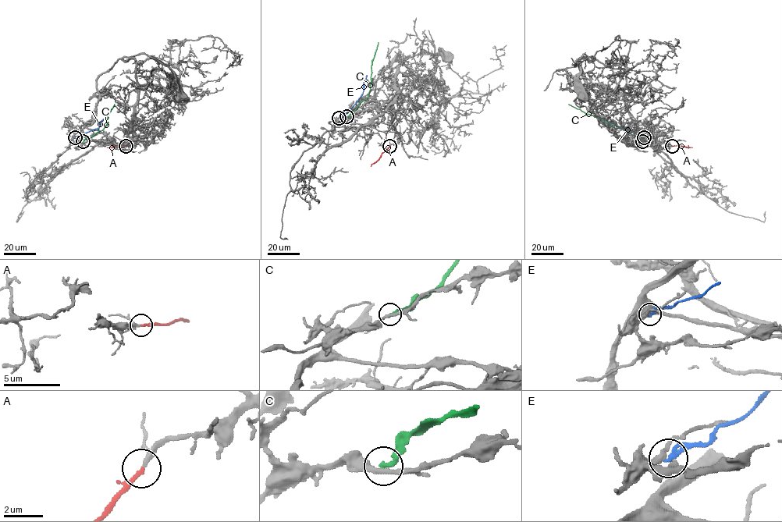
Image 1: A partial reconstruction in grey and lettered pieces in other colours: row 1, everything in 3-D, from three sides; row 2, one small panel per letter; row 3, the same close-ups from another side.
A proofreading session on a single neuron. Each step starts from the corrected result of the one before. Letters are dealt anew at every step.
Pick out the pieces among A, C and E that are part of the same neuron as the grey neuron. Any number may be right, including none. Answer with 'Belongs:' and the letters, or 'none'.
Belongs: A

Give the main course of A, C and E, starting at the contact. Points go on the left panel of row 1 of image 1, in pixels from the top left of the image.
A: (126, 146), (107, 147)
C: (82, 142), (106, 126), (108, 115), (114, 104)
E: (75, 137), (97, 129), (99, 122), (103, 119)

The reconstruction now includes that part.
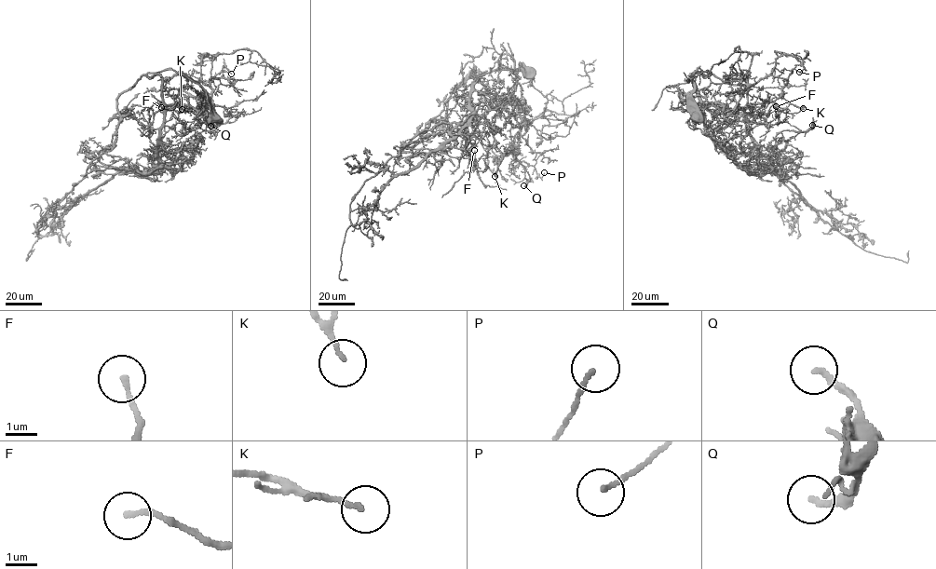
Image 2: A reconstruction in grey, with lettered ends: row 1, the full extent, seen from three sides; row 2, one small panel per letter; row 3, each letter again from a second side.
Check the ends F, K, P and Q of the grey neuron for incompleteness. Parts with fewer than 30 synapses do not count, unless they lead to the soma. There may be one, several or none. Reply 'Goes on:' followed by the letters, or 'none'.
Goes on: none

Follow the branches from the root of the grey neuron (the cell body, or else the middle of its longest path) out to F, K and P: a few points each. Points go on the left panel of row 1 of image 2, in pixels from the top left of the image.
F: (214, 117), (201, 86), (172, 70), (156, 73), (163, 105), (158, 159), (147, 129), (161, 107)
K: (214, 117), (201, 86), (156, 73), (166, 104), (209, 107), (183, 91), (182, 109)
P: (214, 117), (201, 86), (156, 74), (166, 104), (204, 114), (213, 105), (201, 77), (231, 74)

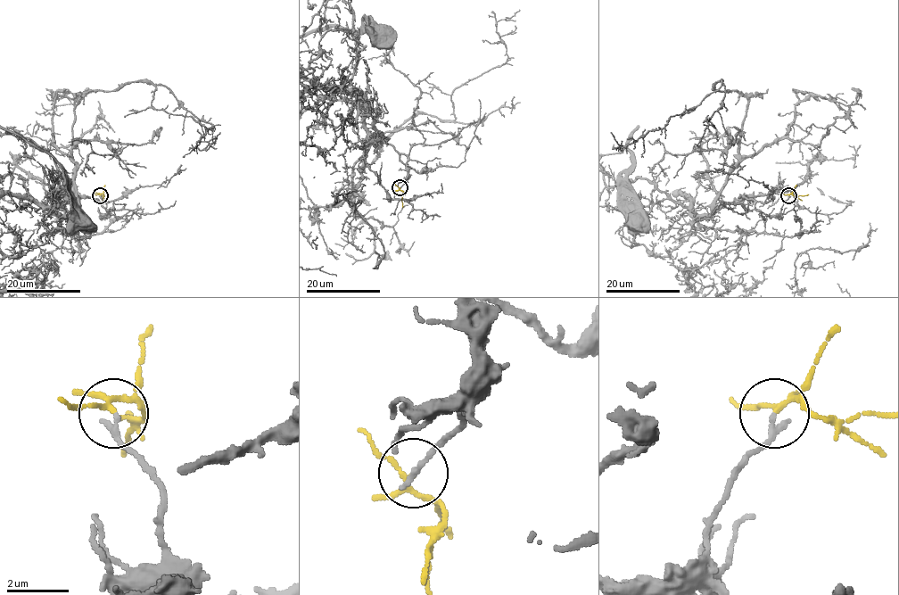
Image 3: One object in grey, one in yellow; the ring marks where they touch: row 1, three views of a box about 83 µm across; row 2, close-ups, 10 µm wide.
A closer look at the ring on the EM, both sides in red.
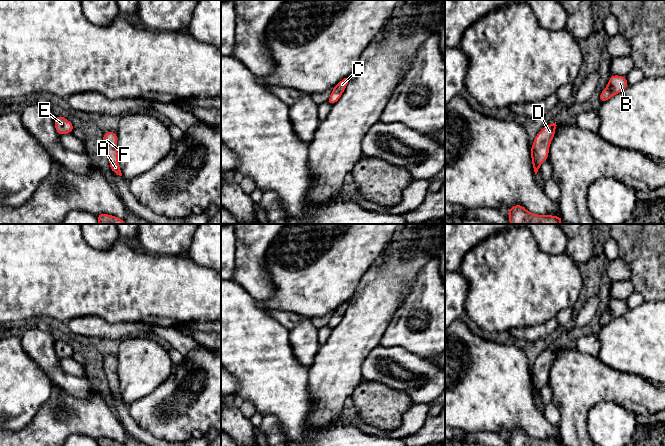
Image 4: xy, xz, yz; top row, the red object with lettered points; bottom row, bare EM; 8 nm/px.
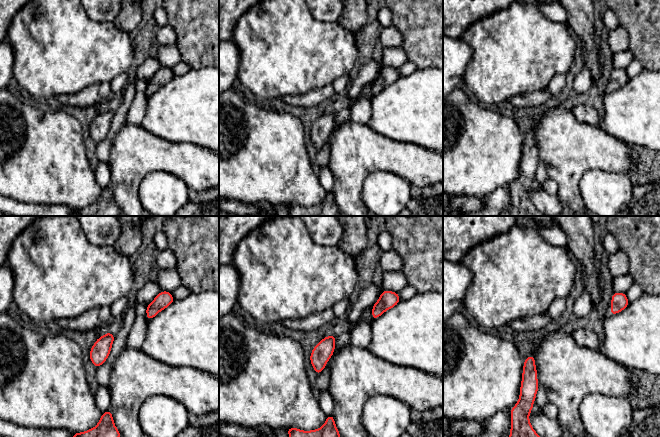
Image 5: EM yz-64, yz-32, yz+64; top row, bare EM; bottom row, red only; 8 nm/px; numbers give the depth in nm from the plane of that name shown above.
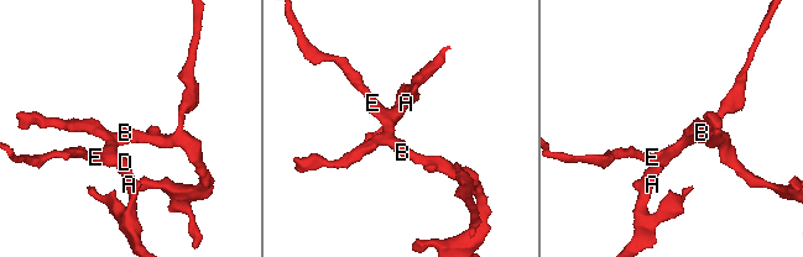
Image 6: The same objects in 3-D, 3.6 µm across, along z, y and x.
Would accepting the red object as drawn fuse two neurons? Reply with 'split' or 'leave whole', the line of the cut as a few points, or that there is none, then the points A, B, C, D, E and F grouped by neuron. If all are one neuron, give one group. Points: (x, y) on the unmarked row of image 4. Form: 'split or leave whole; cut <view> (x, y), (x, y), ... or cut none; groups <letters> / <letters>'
leave whole; cut none; groups A B C D E F

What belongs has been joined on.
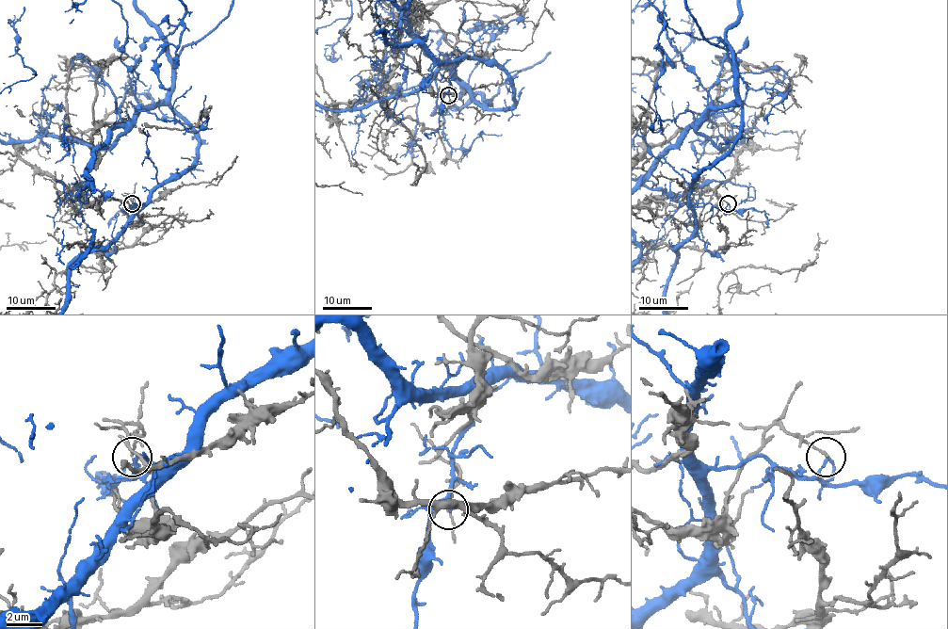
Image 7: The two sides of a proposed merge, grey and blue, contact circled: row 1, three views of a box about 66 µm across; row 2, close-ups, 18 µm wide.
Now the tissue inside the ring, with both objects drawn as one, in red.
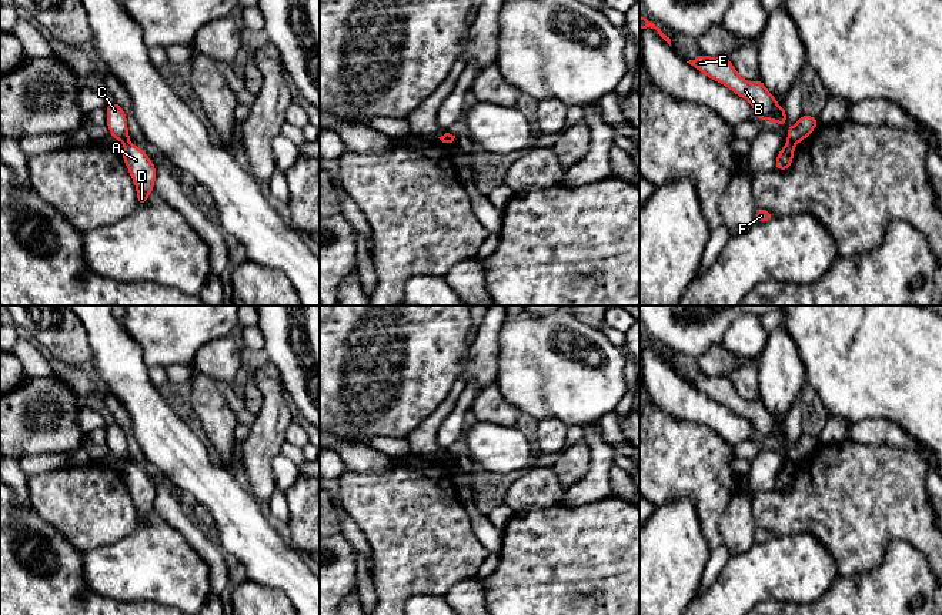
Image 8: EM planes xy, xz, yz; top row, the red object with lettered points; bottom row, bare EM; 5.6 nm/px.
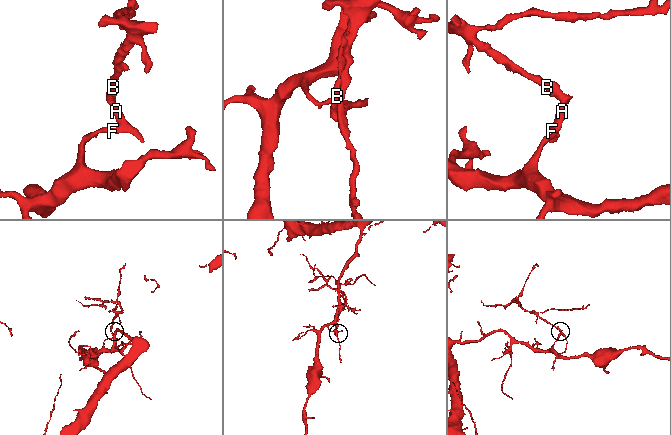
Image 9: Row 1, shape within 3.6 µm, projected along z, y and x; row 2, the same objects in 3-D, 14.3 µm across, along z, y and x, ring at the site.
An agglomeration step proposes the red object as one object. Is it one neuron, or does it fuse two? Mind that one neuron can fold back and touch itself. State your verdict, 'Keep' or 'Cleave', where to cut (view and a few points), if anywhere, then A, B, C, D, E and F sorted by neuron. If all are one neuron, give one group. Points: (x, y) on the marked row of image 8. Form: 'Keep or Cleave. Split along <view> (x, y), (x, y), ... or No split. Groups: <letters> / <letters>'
Cleave. Split along yz (788, 141), (794, 144). Groups: A D F / B C E

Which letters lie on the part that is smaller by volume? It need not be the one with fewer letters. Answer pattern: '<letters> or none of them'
B, C, E

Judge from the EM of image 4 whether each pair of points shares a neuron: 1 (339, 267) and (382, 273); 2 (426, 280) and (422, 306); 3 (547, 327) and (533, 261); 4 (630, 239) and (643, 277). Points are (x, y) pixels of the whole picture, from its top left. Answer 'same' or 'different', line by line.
1: different
2: same
3: different
4: same

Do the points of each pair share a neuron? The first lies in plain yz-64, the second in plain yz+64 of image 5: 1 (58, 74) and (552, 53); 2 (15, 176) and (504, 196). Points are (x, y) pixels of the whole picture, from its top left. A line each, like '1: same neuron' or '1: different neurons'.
1: same neuron
2: different neurons

